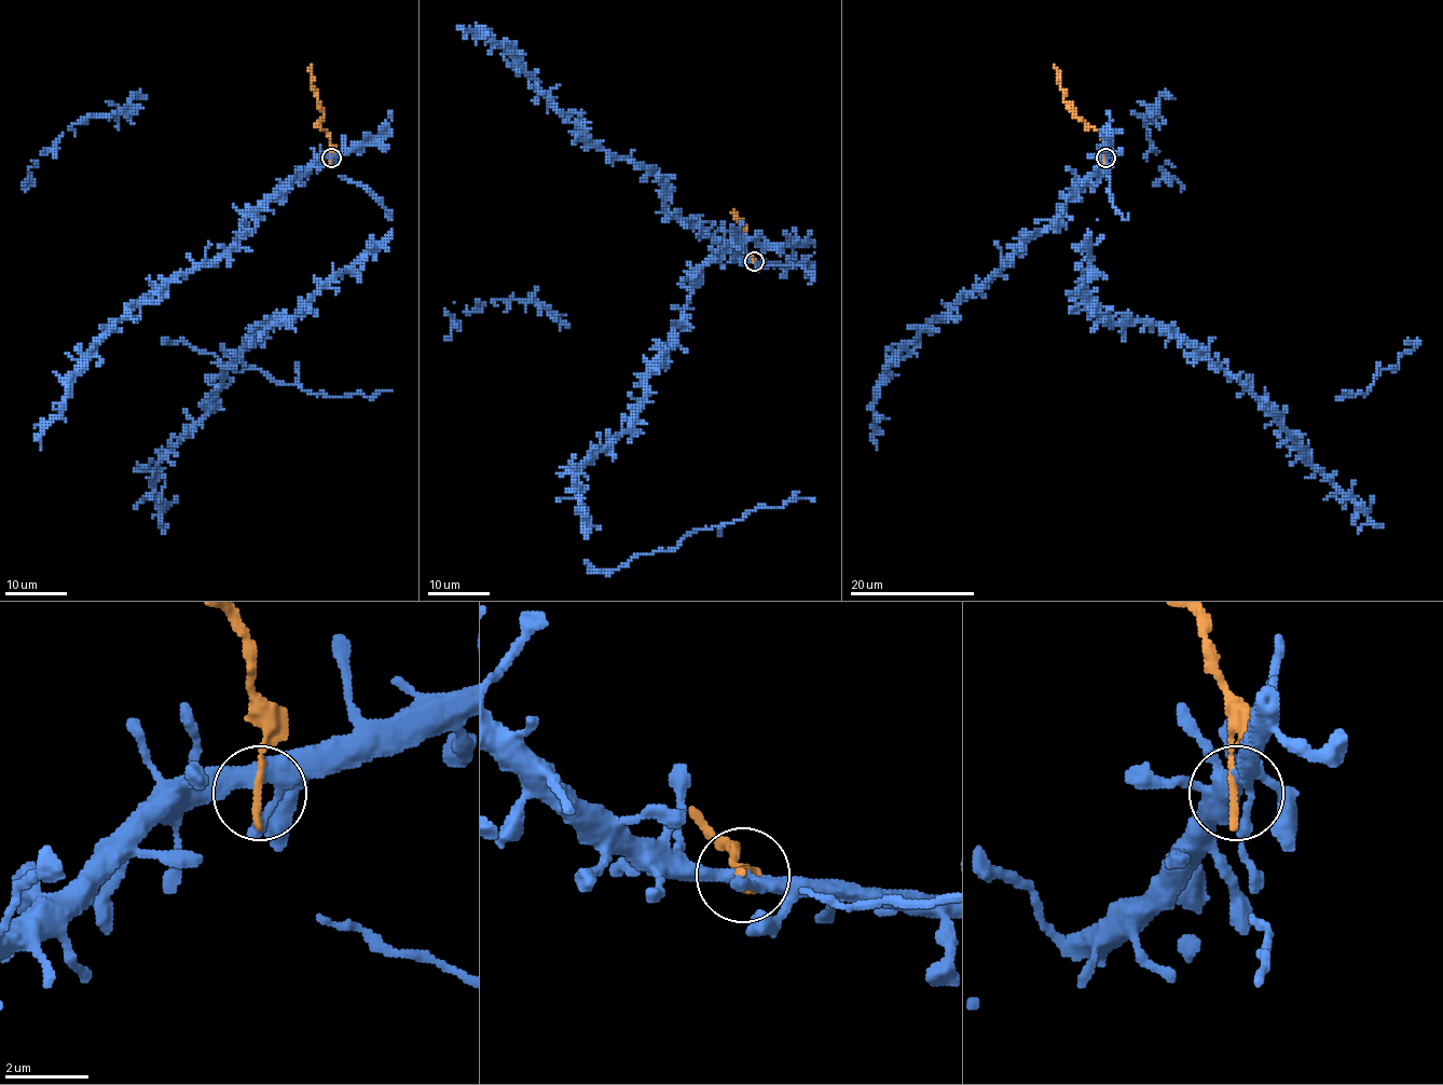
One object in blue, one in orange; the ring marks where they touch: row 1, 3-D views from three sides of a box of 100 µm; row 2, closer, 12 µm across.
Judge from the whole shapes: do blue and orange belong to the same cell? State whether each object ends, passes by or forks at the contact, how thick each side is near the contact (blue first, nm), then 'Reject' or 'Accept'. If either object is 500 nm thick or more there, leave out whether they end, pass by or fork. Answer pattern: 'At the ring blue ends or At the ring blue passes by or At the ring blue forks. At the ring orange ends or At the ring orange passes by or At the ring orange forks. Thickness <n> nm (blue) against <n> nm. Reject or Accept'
At the ring blue forks. At the ring orange ends. Thickness 320 nm (blue) against 200 nm. Accept

